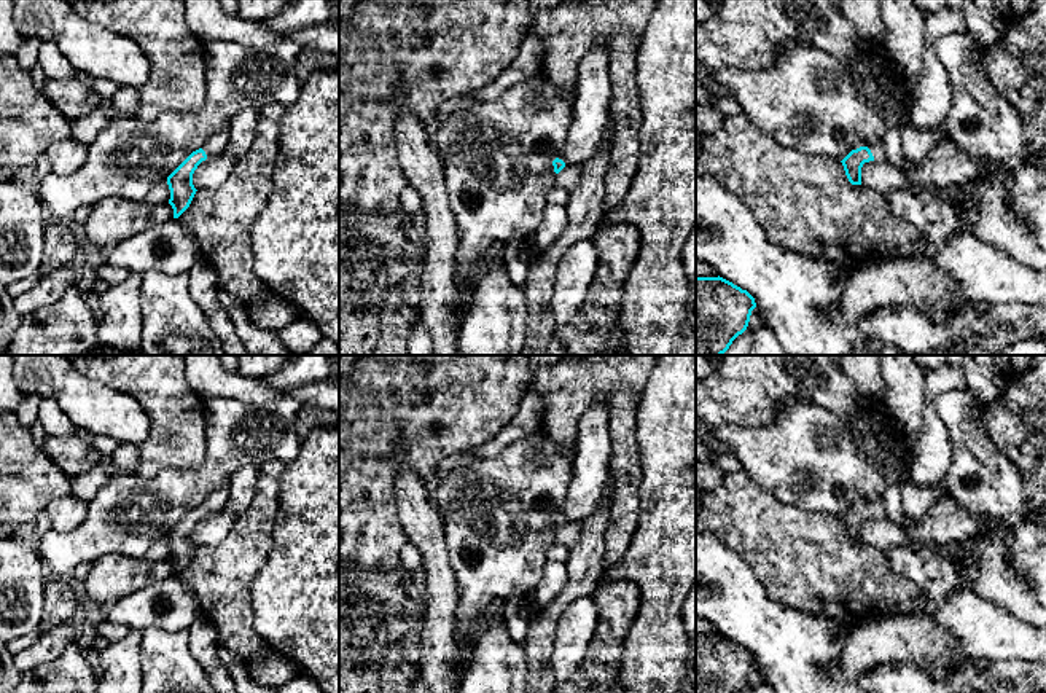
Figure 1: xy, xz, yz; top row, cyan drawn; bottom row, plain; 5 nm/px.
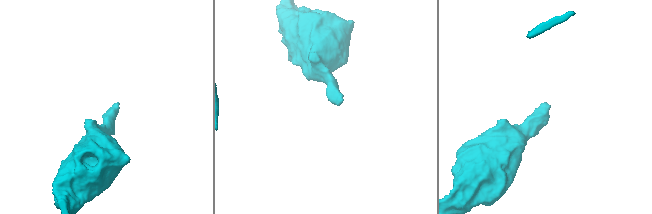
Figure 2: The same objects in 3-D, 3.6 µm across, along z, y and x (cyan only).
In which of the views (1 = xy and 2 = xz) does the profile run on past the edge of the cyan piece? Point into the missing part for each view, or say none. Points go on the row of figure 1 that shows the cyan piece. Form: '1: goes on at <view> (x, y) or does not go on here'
1: goes on at xy (217, 144)
2: goes on at xz (569, 177)

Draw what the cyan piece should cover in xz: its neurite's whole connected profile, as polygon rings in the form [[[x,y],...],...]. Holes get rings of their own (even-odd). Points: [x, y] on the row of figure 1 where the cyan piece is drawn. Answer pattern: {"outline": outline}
{"outline": [[[556,158],[552,161],[556,172],[556,186],[567,190],[568,193],[575,191],[580,185],[583,167],[567,166],[562,159]]]}

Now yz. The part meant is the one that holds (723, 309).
{"outline": [[[696,277],[696,355],[723,355],[742,335],[755,298],[723,277]]]}

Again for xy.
{"outline": [[[220,131],[205,143],[193,151],[169,177],[167,185],[170,190],[169,204],[174,209],[174,218],[178,218],[191,204],[196,188],[193,185],[193,174],[197,166],[205,161],[209,156],[221,155],[226,150],[226,143],[229,139],[229,131]]]}

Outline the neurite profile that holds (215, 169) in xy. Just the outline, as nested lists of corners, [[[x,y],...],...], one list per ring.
[[[221,153],[207,156],[193,174],[196,190],[218,188],[232,174],[237,159]]]

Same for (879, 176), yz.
[[[869,161],[861,167],[861,185],[882,194],[892,190],[906,190],[911,183],[901,169],[887,161]]]

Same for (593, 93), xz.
[[[592,46],[578,64],[573,116],[562,161],[583,167],[600,147],[610,118],[610,64],[608,49]]]

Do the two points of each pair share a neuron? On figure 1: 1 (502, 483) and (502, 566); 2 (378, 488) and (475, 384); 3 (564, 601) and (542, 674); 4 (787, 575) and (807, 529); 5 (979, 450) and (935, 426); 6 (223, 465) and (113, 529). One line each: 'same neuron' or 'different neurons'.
1: same neuron
2: same neuron
3: same neuron
4: same neuron
5: different neurons
6: same neuron

